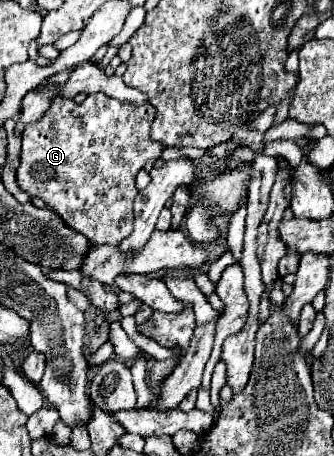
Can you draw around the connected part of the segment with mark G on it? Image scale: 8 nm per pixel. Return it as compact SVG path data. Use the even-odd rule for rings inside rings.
M90 93L82 103L66 97L54 99L50 111L46 111L38 123L30 123L22 133L20 167L16 171L20 189L32 197L44 199L66 225L86 235L94 245L118 245L132 231L132 203L138 195L136 173L148 159L158 159L164 151L160 143L150 139L150 125L154 117L156 107L152 103L122 103L102 93Z

